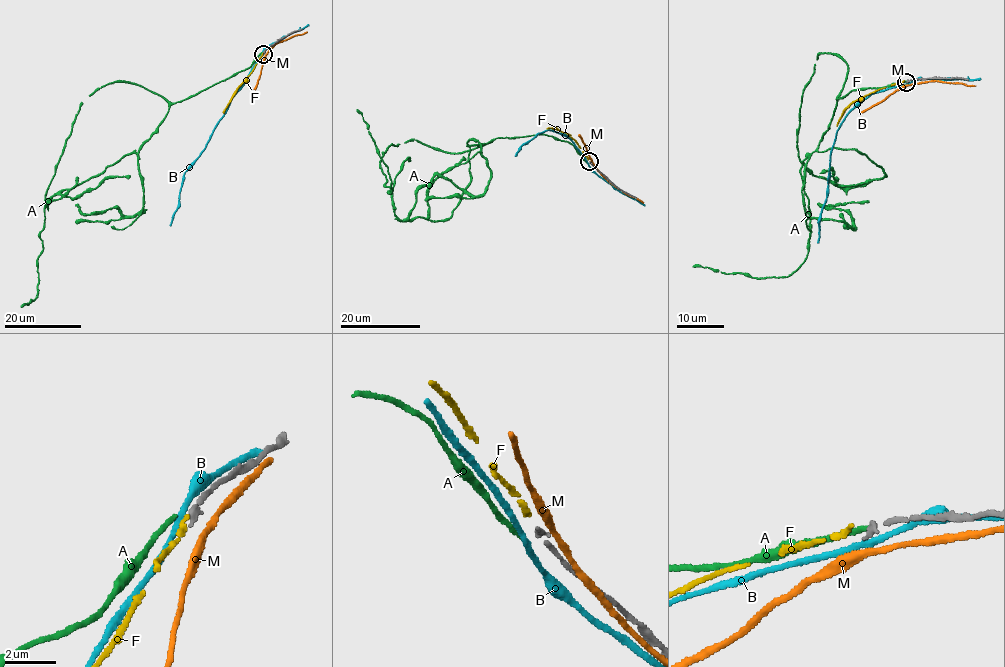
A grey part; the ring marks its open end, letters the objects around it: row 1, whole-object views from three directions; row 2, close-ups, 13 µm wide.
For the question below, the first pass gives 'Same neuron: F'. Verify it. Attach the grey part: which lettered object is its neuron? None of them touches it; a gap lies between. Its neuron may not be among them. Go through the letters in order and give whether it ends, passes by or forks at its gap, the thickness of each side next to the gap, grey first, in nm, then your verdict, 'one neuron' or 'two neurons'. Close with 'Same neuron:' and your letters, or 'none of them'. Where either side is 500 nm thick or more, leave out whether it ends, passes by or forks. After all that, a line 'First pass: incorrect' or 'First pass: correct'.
A: it ends there; 200 nm thick on the grey side, 200 nm on the other; two neurons
B: it passes by; 200 nm thick on the grey side, 220 nm on the other; two neurons
F: it ends there; 200 nm thick on the grey side, 200 nm on the other; one neuron
M: it passes by; 200 nm thick on the grey side, 320 nm on the other; two neurons
Same neuron: F
First pass: correct

